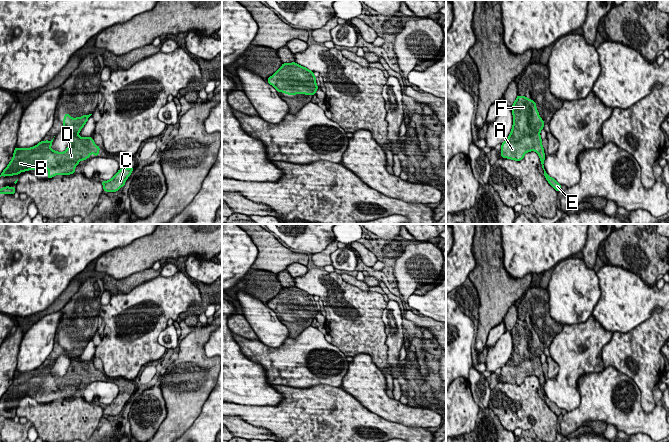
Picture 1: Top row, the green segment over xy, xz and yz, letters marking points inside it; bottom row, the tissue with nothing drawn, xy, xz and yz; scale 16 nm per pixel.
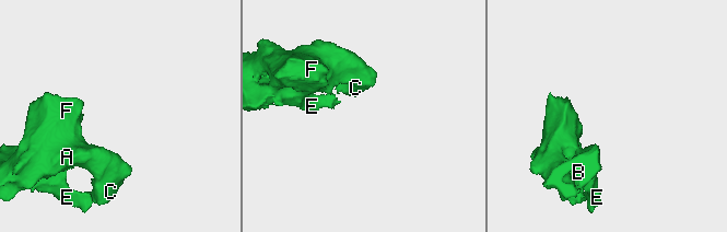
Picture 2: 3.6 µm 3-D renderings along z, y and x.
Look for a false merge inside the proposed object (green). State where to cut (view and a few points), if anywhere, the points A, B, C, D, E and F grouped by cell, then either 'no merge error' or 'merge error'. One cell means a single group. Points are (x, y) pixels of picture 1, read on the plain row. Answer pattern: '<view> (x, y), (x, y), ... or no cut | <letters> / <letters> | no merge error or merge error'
no cut | A B C D E F | no merge error

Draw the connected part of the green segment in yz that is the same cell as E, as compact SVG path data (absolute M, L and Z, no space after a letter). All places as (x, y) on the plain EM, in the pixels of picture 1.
M518 319L511 332L513 349L508 362L501 368L502 382L520 385L527 376L535 375L539 379L544 401L559 416L561 409L544 393L543 388L546 380L540 360L544 345L539 339L536 326Z

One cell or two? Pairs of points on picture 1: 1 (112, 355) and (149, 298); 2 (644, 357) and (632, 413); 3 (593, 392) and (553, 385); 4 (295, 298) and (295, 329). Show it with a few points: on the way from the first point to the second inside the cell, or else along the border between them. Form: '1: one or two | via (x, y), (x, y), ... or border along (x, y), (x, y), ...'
1: one | via (111, 336), (111, 317), (123, 305), (130, 305)
2: two | border along (621, 371), (637, 386), (644, 410)
3: two | border along (594, 372), (578, 379), (580, 403), (569, 411)
4: one | via (295, 306), (295, 321)

